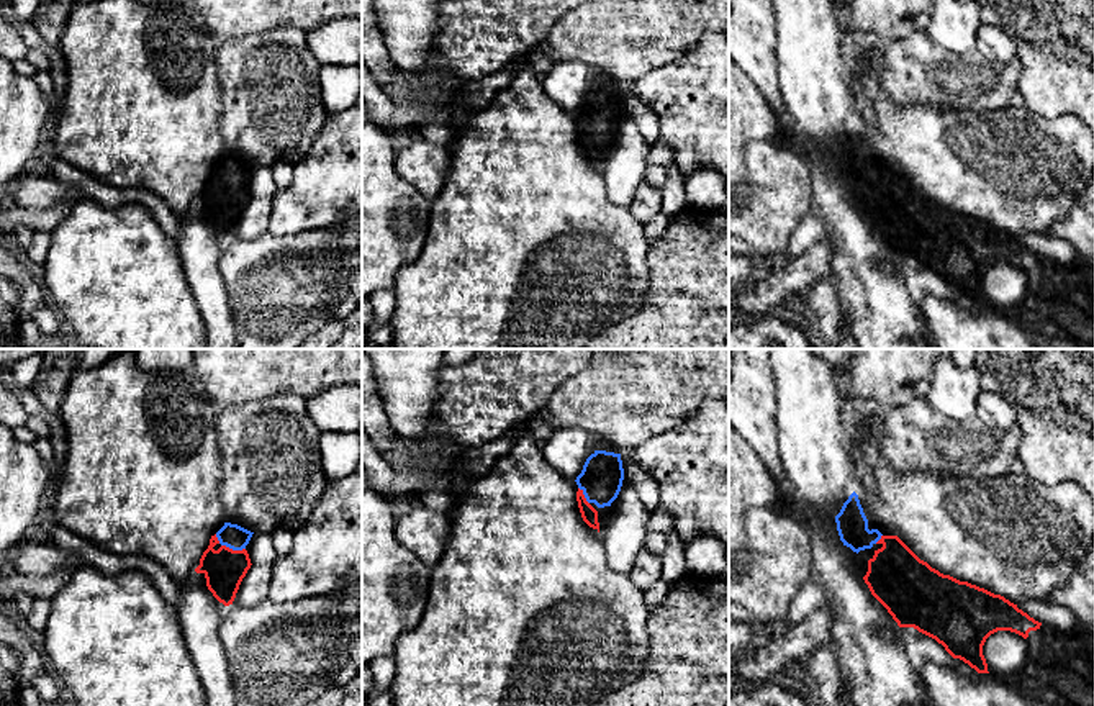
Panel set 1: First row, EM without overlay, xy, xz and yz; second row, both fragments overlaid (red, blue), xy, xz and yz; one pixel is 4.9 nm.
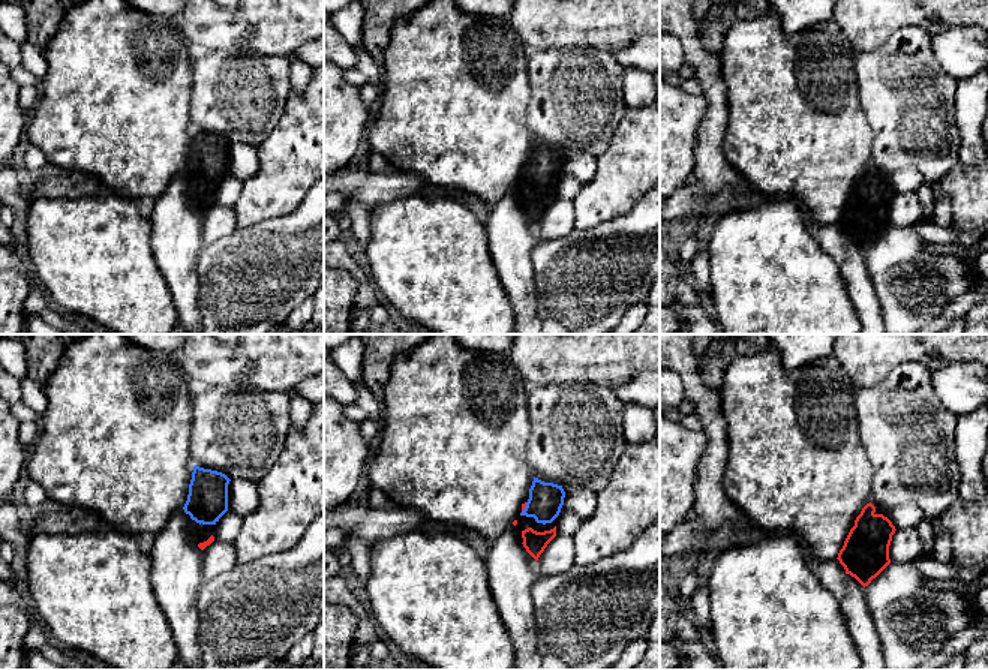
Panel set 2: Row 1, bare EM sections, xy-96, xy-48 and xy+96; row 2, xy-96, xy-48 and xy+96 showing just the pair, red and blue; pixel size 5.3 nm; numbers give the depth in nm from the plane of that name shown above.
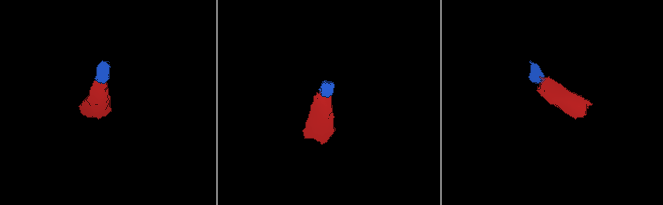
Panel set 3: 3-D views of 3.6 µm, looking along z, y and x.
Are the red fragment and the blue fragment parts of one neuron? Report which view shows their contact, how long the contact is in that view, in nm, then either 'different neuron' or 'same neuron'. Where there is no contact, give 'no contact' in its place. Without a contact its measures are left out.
xy | 170 nm | same neuron

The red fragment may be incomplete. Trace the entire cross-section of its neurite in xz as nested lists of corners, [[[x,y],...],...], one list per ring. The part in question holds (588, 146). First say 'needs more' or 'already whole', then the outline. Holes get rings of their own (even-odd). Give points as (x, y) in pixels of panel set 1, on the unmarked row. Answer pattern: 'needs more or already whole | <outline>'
needs more | [[[594,84],[576,110],[576,134],[583,154],[599,165],[598,141],[611,139],[617,131],[624,113],[621,87]]]

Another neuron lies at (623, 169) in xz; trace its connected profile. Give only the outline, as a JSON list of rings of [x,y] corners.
[[[626,106],[611,143],[613,151],[599,157],[606,195],[613,203],[631,208],[634,193],[644,182],[649,167],[649,144],[626,113]]]

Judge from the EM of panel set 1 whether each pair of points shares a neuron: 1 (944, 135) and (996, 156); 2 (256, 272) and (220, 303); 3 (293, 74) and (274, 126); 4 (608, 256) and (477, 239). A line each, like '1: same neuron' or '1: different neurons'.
1: same neuron
2: different neurons
3: same neuron
4: same neuron

